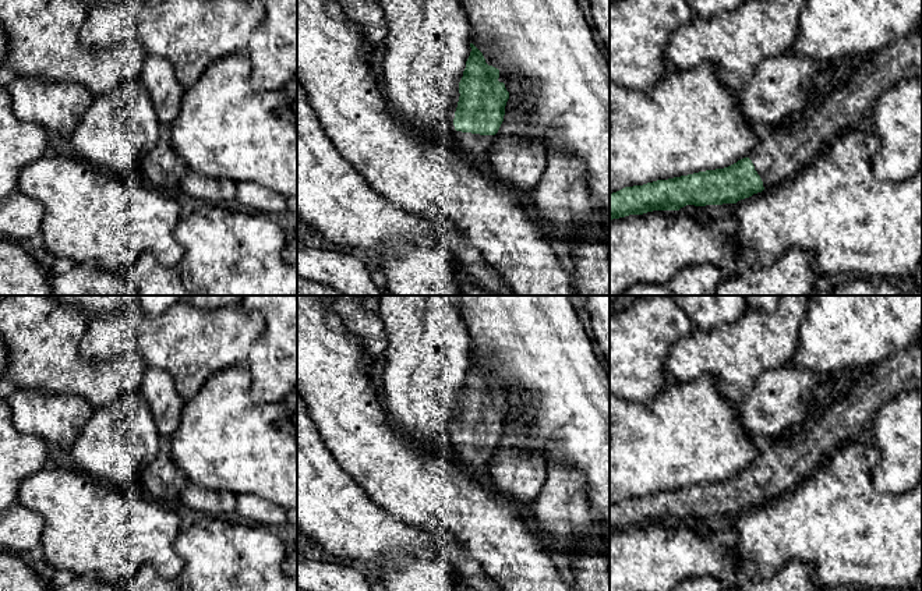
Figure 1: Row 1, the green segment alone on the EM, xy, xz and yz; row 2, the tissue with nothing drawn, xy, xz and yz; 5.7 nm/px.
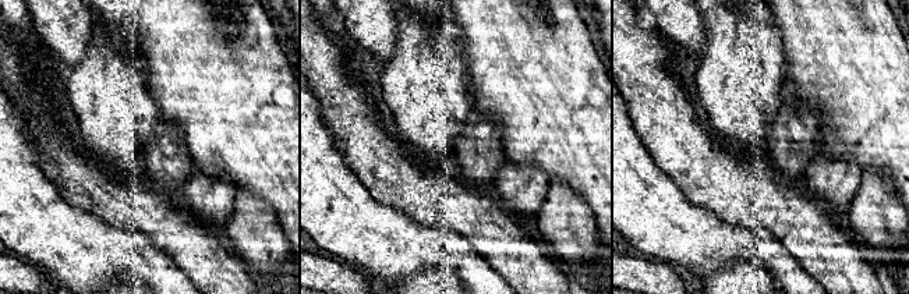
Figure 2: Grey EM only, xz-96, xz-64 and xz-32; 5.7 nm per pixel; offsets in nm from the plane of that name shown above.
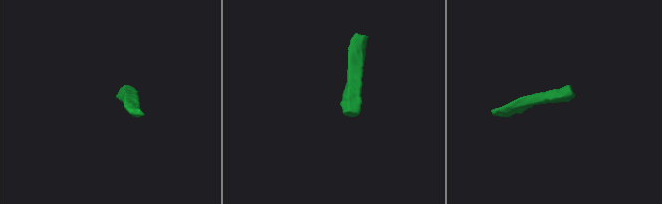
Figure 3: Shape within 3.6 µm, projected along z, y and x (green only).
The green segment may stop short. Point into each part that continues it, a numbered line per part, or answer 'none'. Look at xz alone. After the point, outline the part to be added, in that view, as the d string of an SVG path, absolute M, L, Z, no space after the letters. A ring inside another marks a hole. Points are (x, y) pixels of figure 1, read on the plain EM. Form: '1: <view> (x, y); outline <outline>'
1: xz (477, 460); outline M453 442L451 446L453 459L478 478L487 479L495 447L480 447Z

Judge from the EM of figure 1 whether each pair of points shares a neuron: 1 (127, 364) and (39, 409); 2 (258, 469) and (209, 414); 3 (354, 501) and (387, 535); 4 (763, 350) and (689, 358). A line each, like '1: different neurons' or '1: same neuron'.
1: different neurons
2: same neuron
3: same neuron
4: same neuron

